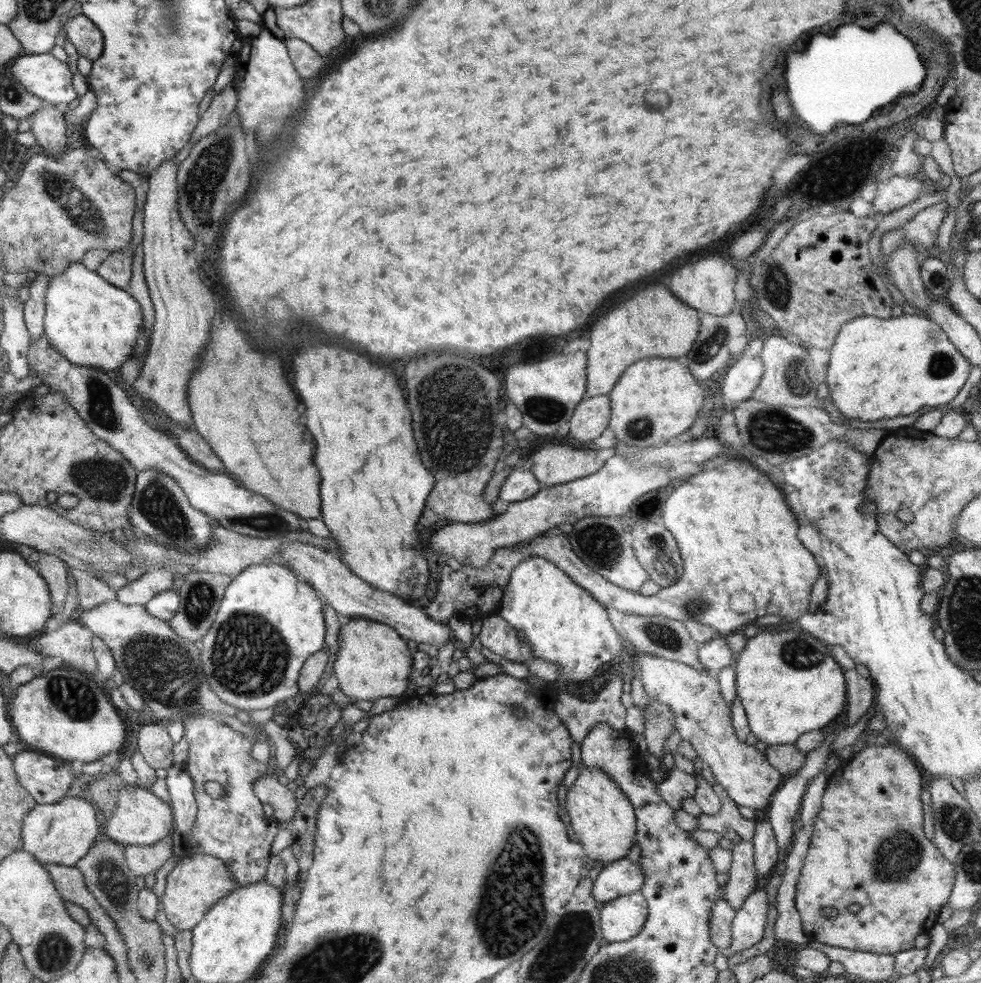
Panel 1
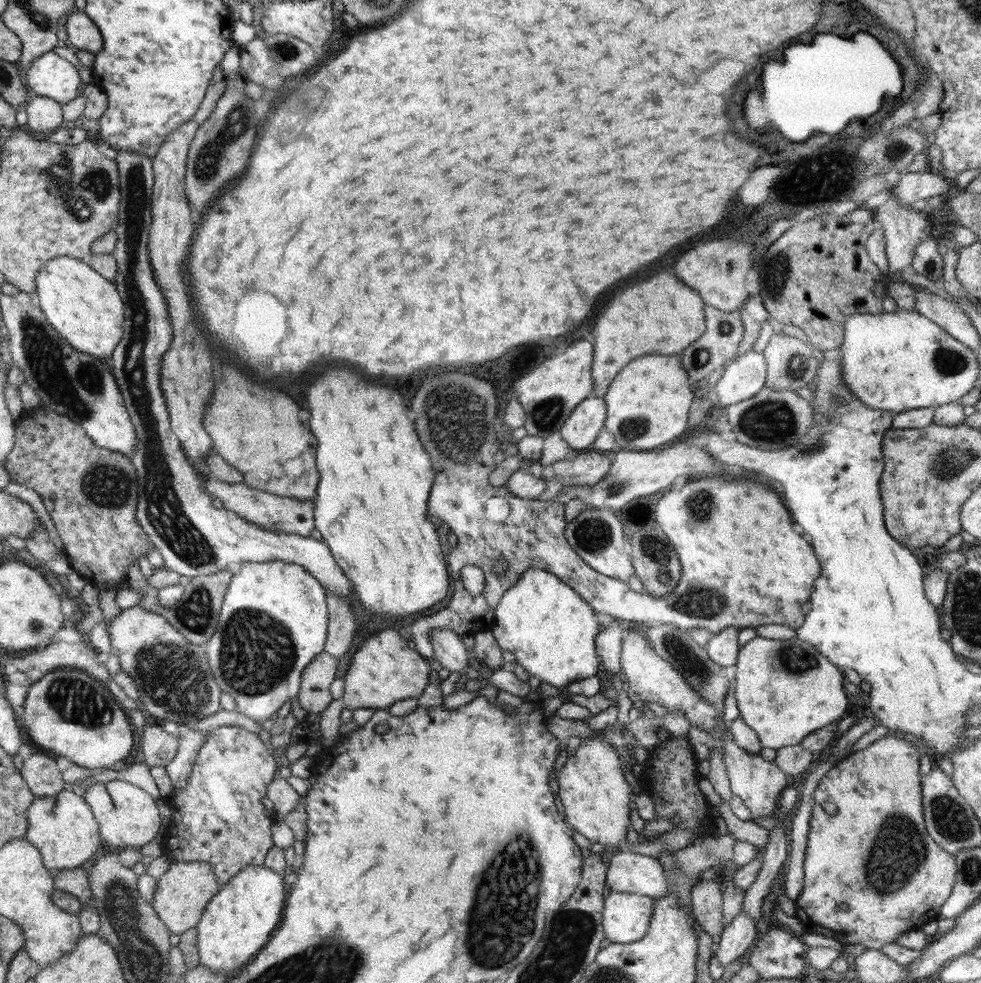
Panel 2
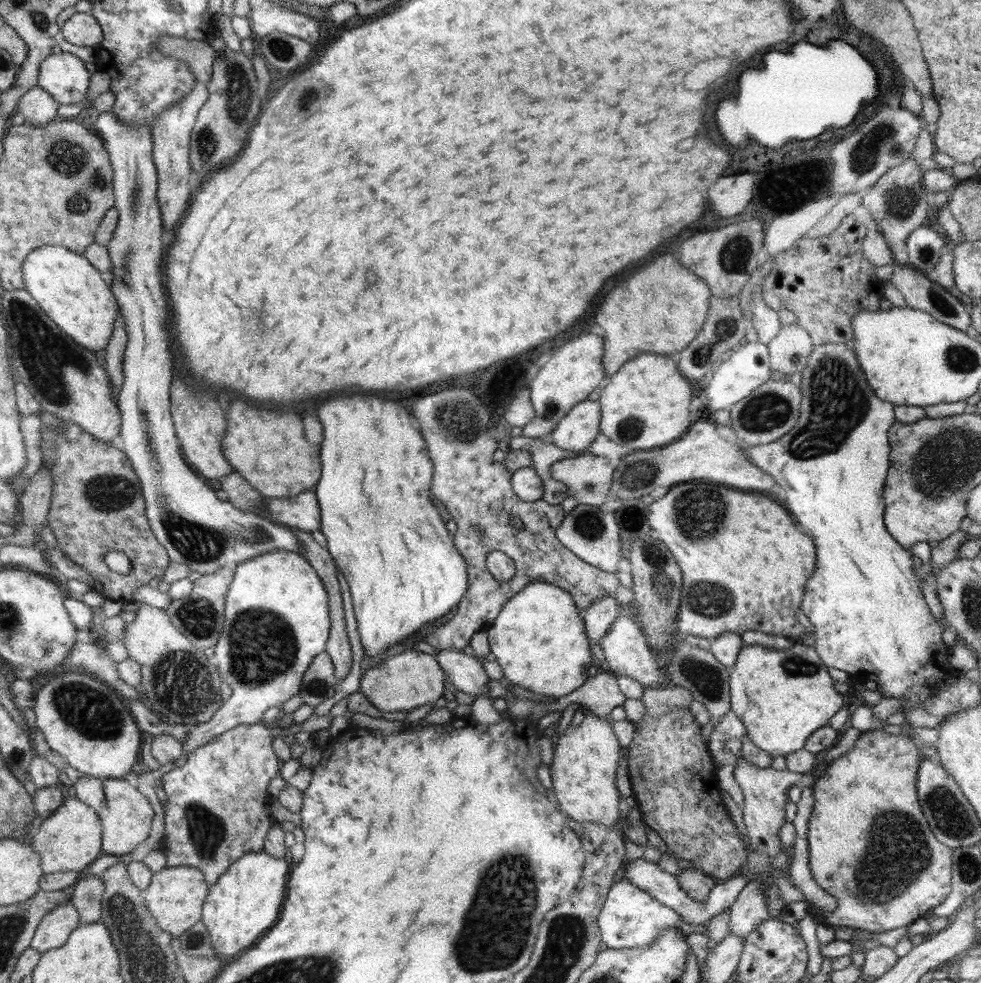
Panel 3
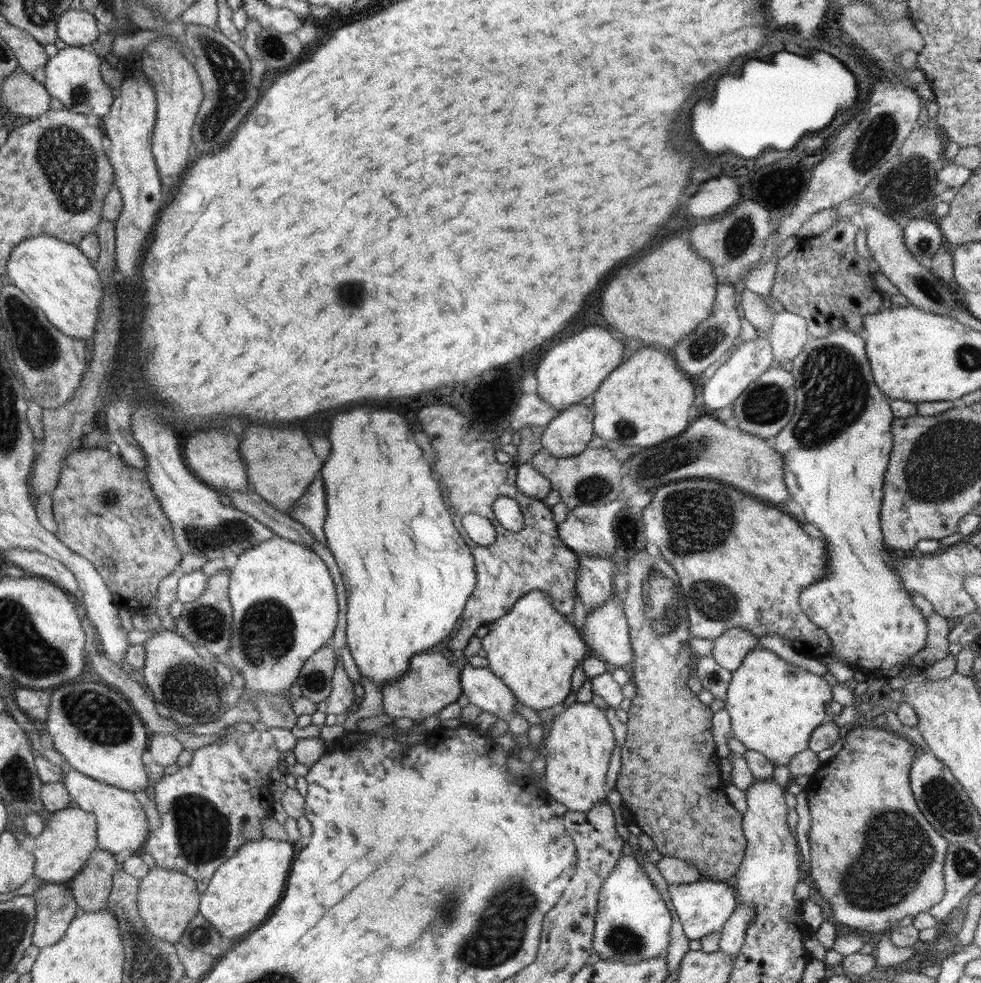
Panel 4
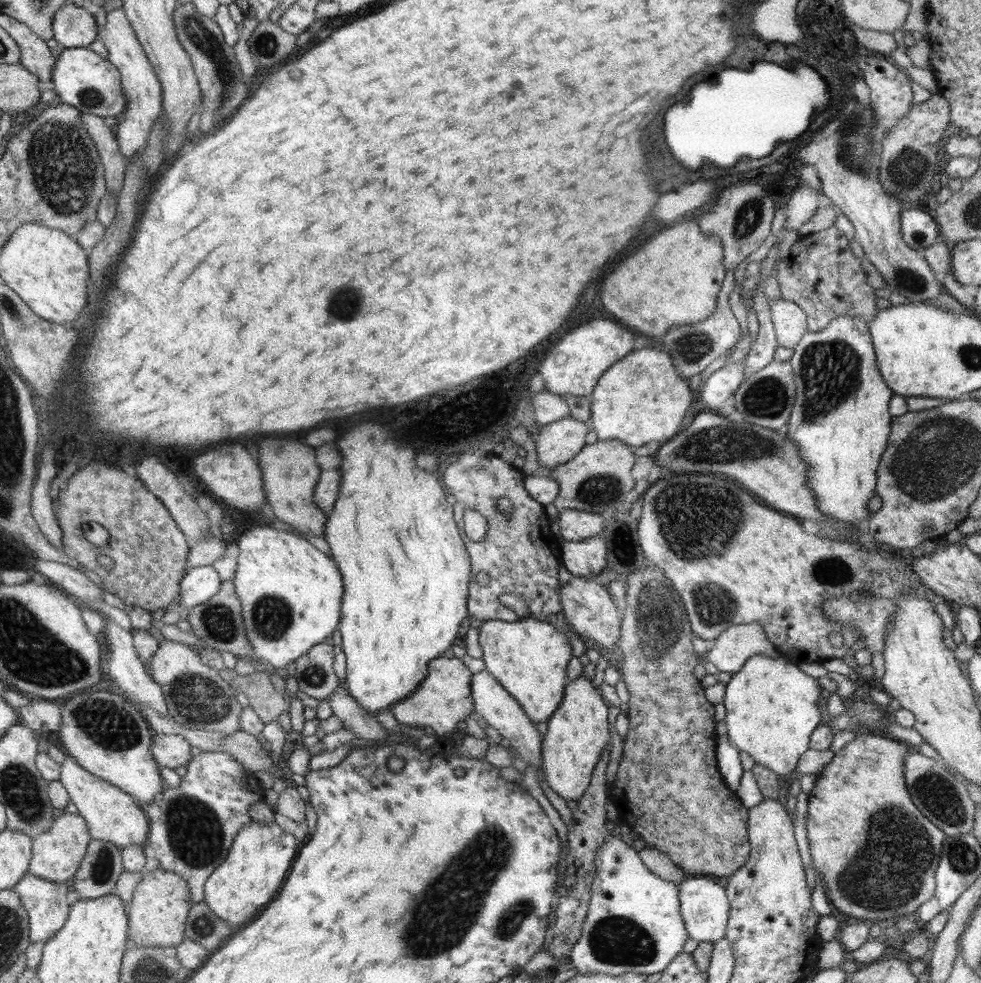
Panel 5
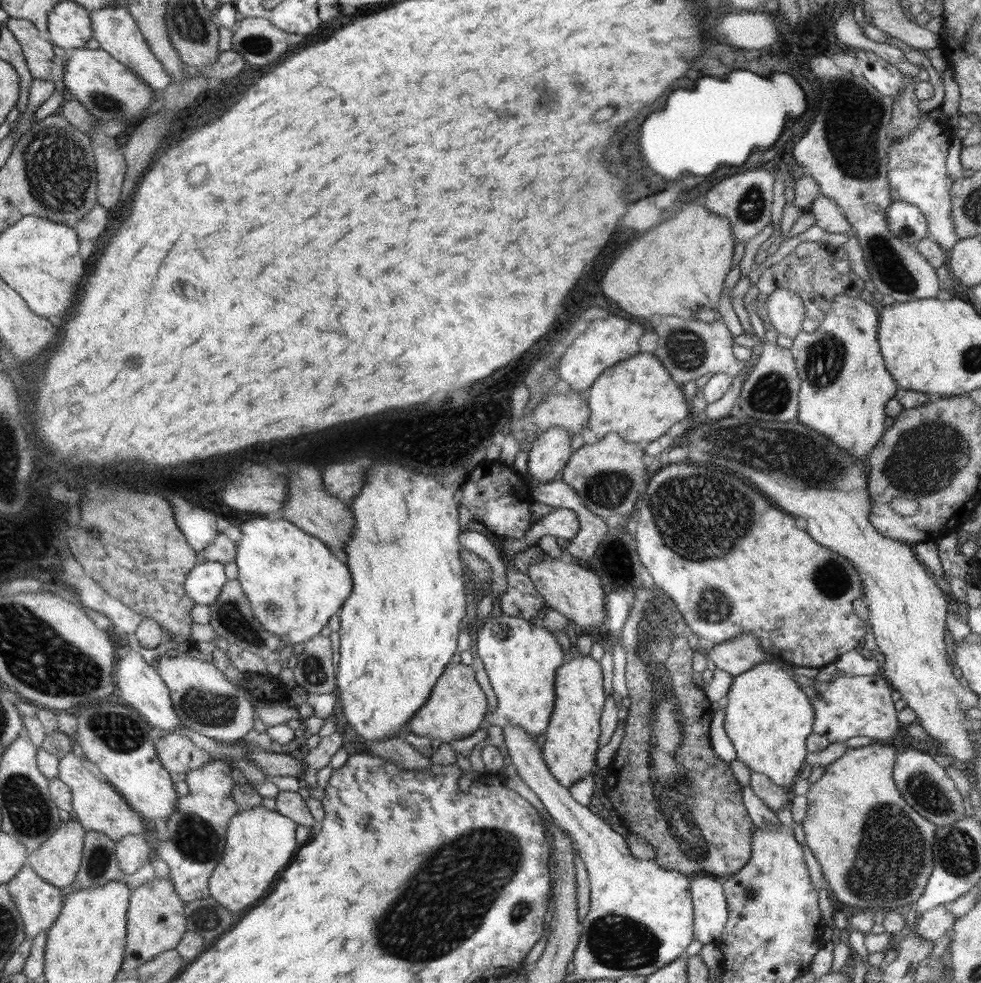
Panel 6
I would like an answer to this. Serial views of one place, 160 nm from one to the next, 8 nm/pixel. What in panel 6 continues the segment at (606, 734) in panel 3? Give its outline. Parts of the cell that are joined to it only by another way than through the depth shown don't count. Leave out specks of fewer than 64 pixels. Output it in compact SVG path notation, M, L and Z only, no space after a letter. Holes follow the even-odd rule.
M590 655L564 660L555 676L555 705L544 734L542 758L562 787L570 789L589 773L596 772L596 754L605 705L602 669Z

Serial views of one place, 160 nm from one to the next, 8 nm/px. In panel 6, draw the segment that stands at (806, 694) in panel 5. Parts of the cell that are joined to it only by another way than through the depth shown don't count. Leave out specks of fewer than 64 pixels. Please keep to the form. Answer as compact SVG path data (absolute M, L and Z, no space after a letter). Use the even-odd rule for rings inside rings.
M774 662L755 664L750 670L733 677L724 711L724 730L734 746L737 762L746 764L751 772L768 776L782 789L792 786L808 757L806 738L812 733L815 719L813 704L794 680L793 671L787 671Z

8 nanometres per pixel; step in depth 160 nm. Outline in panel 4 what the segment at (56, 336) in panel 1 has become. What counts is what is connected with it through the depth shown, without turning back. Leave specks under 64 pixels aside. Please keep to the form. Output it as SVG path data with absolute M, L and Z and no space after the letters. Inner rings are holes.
M31 236L10 253L6 274L9 282L29 296L60 332L82 340L93 338L102 309L103 286L78 246L54 236Z

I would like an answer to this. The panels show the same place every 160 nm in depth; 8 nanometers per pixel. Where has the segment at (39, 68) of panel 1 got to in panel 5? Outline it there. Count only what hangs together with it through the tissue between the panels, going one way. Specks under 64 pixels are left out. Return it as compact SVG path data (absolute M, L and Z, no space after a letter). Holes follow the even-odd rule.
M66 48L53 66L51 80L56 88L55 93L58 96L57 102L69 104L77 108L80 112L88 112L101 116L103 119L107 116L118 116L124 112L127 100L124 98L120 71L109 61L102 58L102 53L87 48Z

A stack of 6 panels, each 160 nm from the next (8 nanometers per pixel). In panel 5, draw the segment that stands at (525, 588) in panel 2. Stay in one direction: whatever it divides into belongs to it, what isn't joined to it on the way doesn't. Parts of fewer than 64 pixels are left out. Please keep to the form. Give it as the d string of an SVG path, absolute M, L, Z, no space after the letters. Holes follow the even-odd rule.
M514 593L501 596L501 603L511 608L519 619L515 621L486 620L480 626L479 644L486 670L521 704L534 724L546 722L562 702L568 683L566 668L573 655L568 636L547 621L529 615L524 599Z

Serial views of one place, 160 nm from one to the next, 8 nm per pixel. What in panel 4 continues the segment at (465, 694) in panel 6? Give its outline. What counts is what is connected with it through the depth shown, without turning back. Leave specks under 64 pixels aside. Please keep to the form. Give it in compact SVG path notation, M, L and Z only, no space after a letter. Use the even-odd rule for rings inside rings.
M474 635L463 650L465 654L463 659L447 659L442 653L431 651L411 656L405 675L388 681L380 687L383 696L383 711L394 719L405 716L422 722L425 718L439 713L448 704L457 702L458 697L463 694L462 687L459 685L459 674L463 666L468 663L467 659L470 656L476 656L481 648L481 638Z

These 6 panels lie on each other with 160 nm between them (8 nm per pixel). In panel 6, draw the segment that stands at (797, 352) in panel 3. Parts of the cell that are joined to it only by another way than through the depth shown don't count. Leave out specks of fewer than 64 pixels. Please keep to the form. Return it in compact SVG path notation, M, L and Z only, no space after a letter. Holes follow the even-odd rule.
M777 288L765 302L768 319L778 334L793 339L803 330L805 318L803 300L796 293Z

